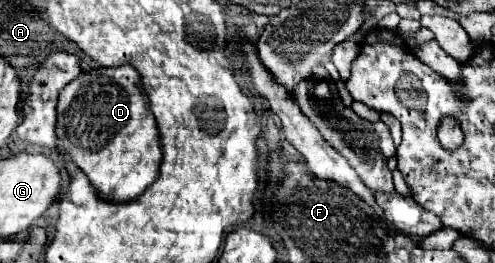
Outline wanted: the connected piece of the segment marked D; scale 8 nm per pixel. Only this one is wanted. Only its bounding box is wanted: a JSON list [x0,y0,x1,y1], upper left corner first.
[56,64,162,202]

